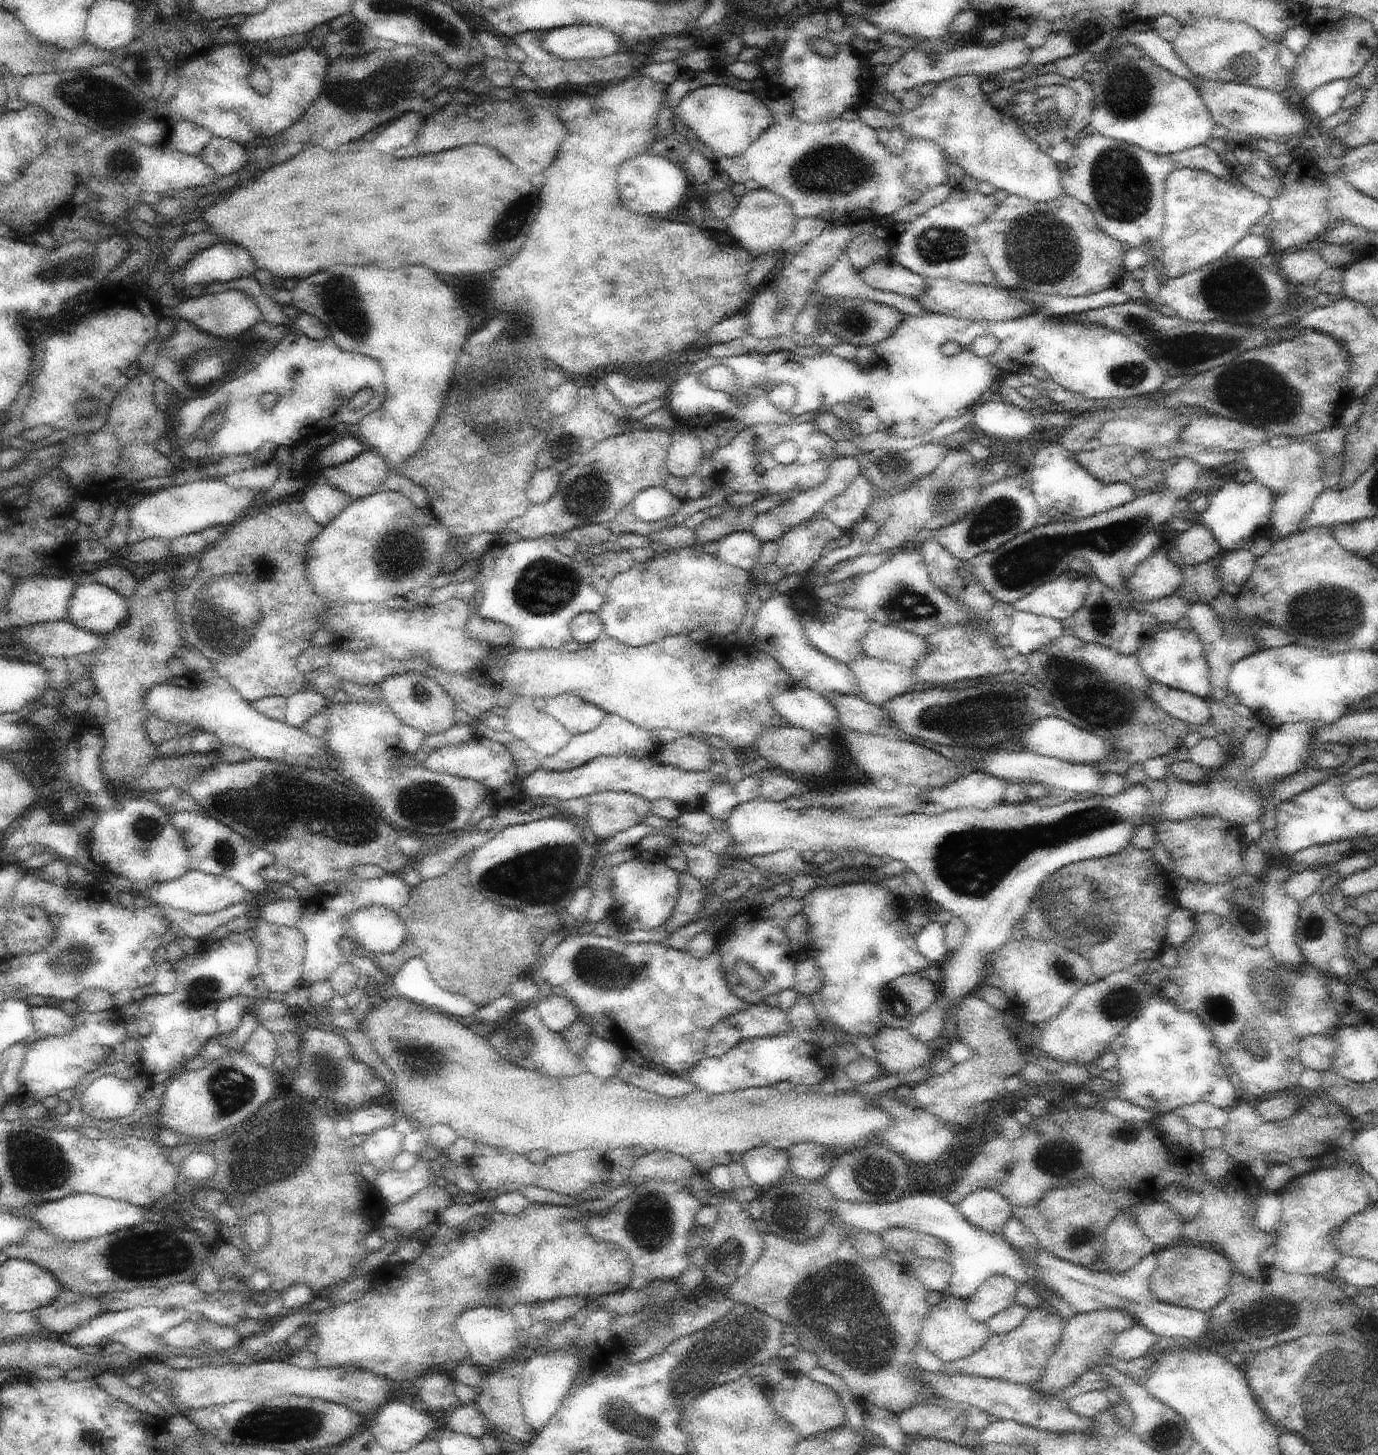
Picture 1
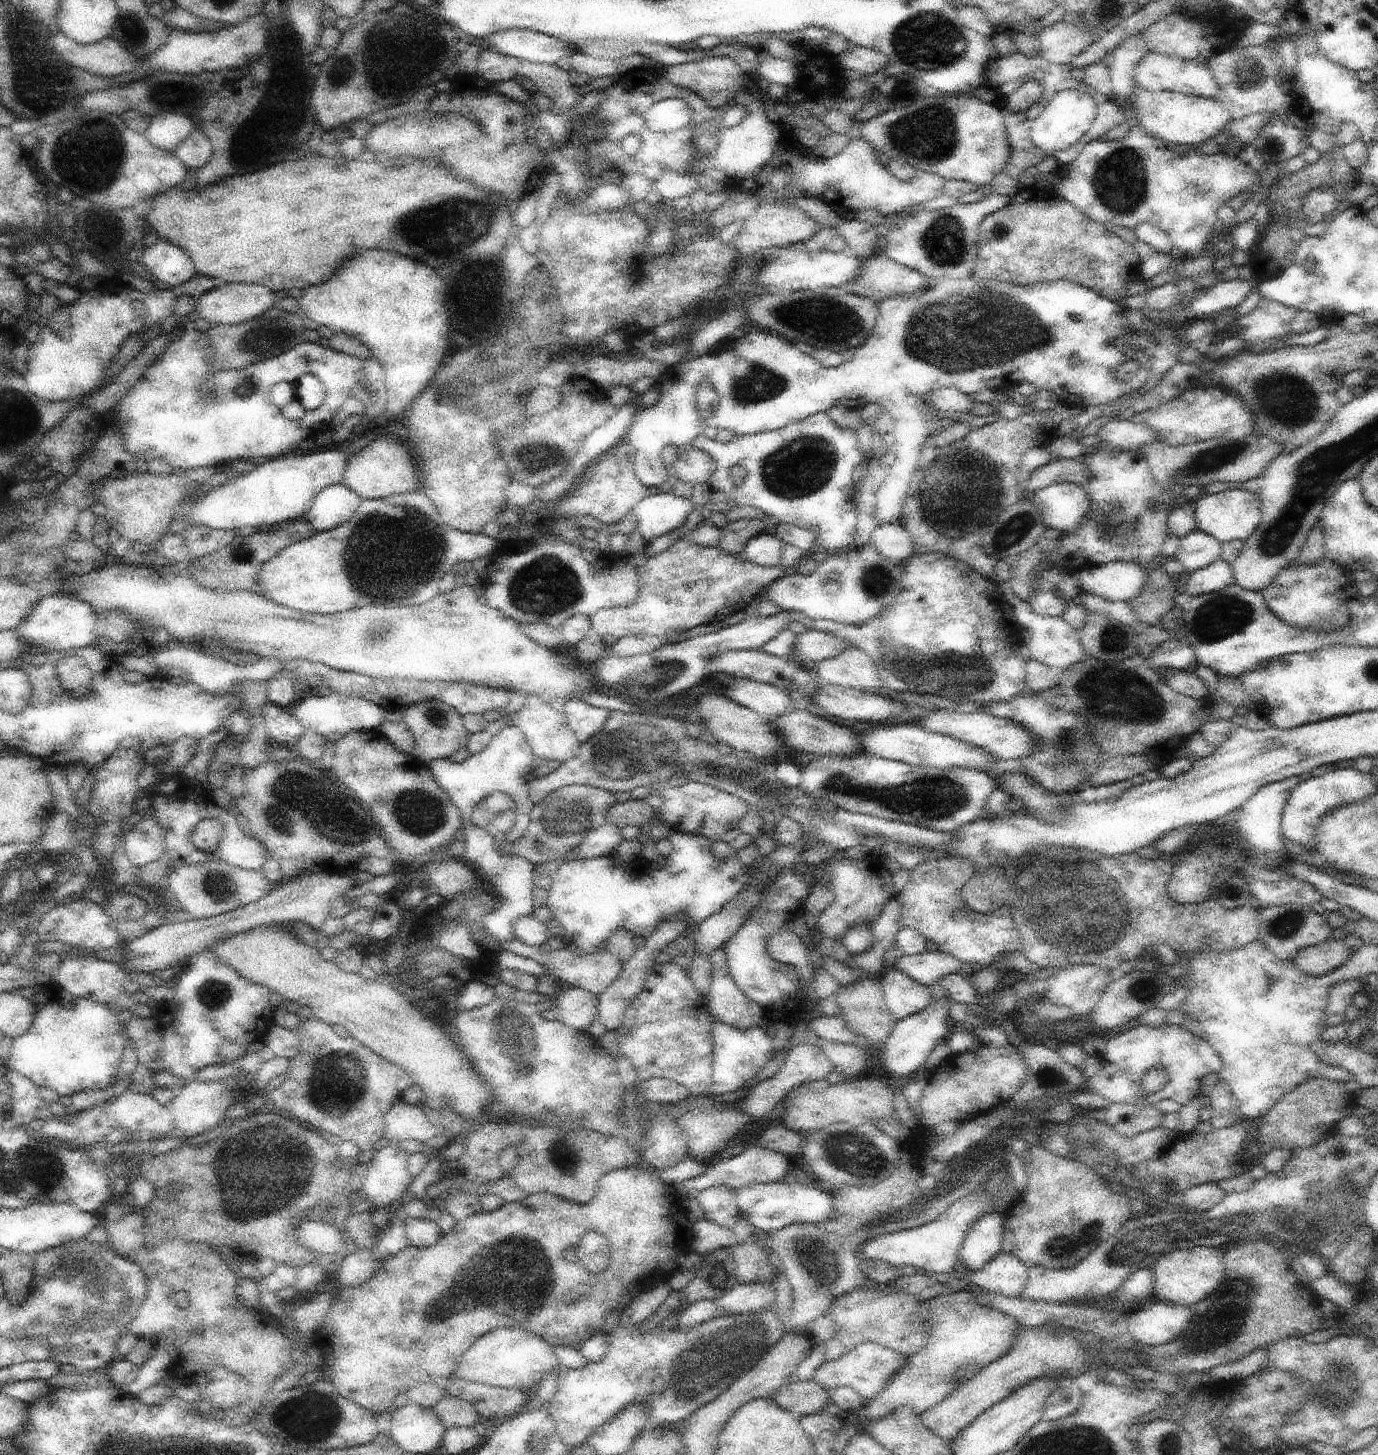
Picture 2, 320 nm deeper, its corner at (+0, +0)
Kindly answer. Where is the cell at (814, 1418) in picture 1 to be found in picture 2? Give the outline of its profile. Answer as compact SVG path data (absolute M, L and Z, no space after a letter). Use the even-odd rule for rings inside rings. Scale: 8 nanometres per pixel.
M791 1379L772 1396L772 1399L798 1421L808 1414L822 1410L831 1401L826 1388L813 1379L804 1381Z

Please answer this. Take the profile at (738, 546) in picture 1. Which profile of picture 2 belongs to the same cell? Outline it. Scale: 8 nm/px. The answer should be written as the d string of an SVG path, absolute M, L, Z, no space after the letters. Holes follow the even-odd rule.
M761 533L746 544L742 558L762 567L776 567L782 563L784 544L776 534Z

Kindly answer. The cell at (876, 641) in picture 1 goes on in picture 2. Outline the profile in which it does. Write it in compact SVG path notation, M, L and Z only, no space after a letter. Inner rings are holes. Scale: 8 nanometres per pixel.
M808 628L796 640L796 655L801 663L813 665L822 660L836 658L848 646L852 644L836 634Z

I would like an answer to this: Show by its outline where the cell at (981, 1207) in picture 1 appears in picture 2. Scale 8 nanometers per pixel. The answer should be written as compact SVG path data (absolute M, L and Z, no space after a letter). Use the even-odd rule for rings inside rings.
M988 1212L978 1218L978 1222L968 1232L960 1252L966 1268L972 1272L980 1271L1002 1251L1007 1228L1005 1218L1005 1214Z

